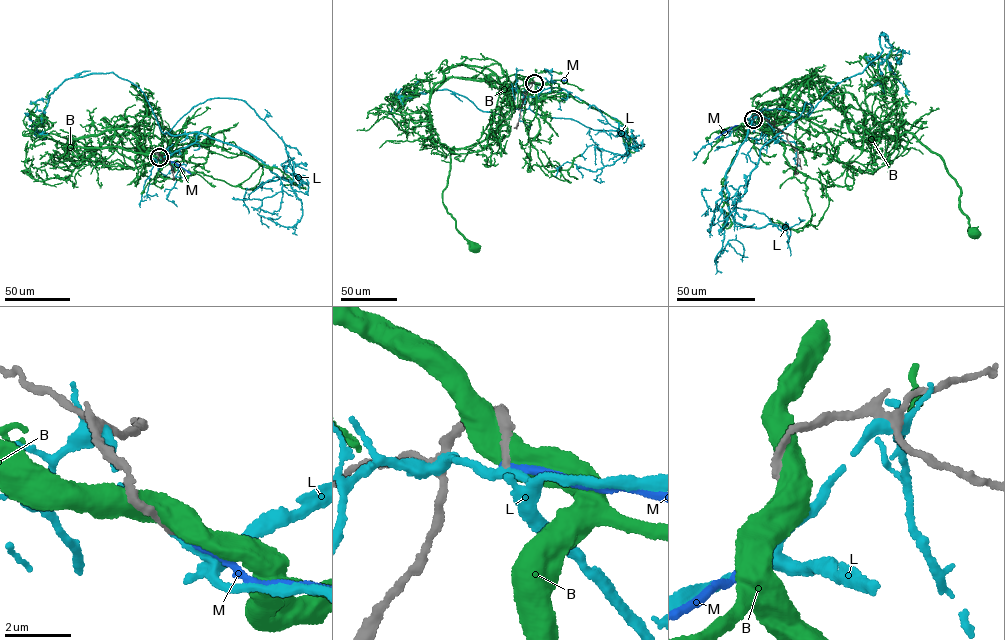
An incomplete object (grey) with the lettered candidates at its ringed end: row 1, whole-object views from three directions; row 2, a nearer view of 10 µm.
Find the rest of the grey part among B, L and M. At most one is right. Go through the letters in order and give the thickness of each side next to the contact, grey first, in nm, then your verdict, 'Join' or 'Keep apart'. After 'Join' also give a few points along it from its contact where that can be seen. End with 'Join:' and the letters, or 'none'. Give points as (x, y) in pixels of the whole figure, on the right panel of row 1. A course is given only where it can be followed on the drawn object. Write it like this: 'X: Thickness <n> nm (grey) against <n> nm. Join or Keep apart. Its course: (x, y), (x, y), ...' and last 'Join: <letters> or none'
B: Thickness 320 nm (grey) against 700 nm. Keep apart
L: Thickness 200 nm (grey) against 240 nm. Keep apart
M: Thickness 200 nm (grey) against 240 nm. Keep apart
Join: none

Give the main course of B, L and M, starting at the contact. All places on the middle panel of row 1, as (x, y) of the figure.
B: (534, 82), (519, 77), (510, 87), (502, 101), (510, 108), (498, 130), (447, 149), (443, 202), (476, 247)
L: (534, 83), (571, 95), (542, 93), (528, 108), (500, 114), (445, 89), (398, 96), (412, 97)
M: (534, 83), (566, 80)

